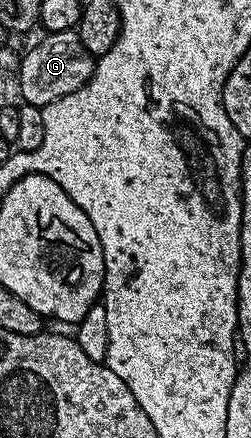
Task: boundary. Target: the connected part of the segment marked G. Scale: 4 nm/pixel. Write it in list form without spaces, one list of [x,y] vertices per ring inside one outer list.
[[[73,30],[48,33],[35,50],[24,53],[21,58],[22,97],[20,99],[40,109],[46,104],[79,90],[93,77],[94,57],[90,56],[80,36]]]

